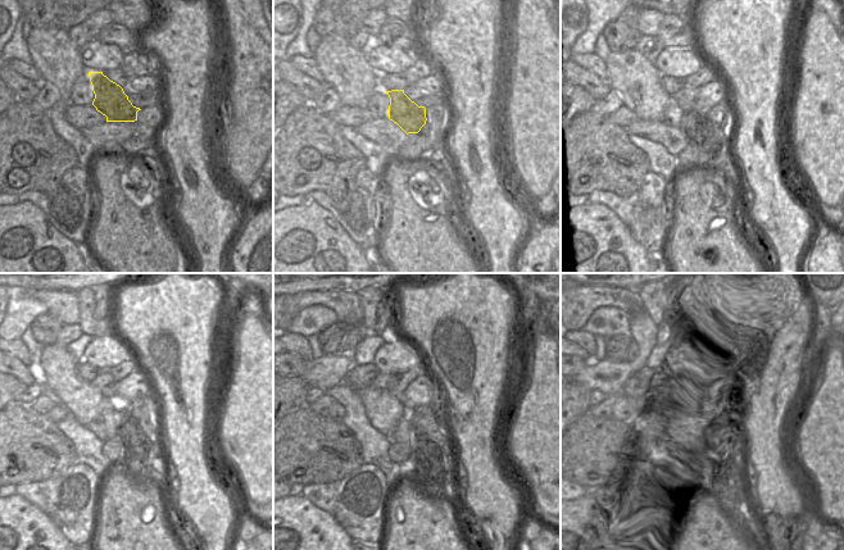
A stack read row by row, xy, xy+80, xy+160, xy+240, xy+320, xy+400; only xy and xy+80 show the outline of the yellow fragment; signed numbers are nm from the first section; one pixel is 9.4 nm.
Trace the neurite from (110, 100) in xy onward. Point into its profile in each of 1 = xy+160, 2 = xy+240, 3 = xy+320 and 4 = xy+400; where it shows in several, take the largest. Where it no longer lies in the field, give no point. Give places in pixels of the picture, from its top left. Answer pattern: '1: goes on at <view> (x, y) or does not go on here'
1: goes on at xy+160 (694, 123)
2: goes on at xy+240 (136, 444)
3: goes on at xy+320 (427, 445)
4: goes on at xy+400 (733, 492)

